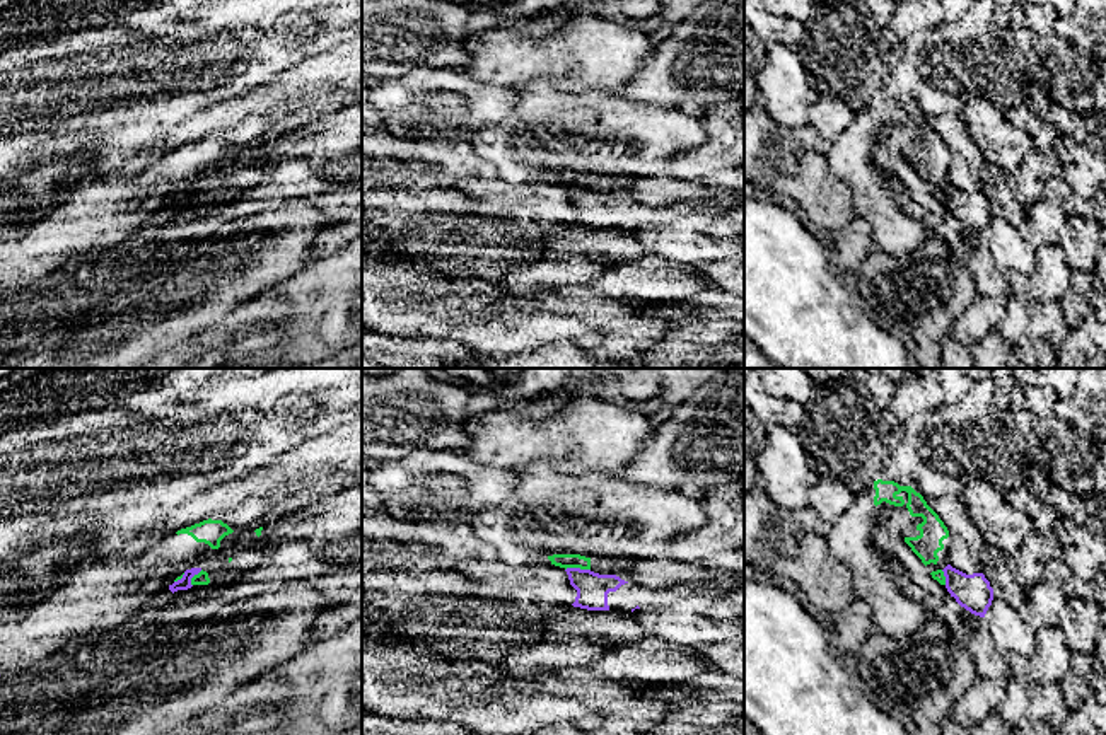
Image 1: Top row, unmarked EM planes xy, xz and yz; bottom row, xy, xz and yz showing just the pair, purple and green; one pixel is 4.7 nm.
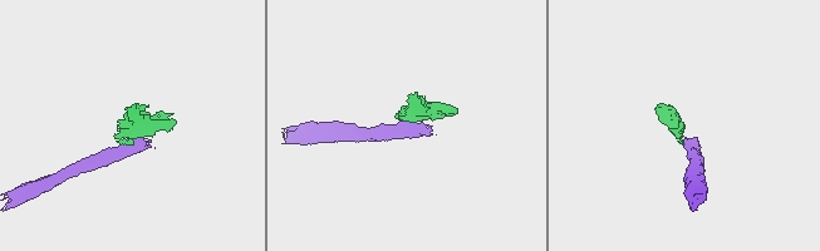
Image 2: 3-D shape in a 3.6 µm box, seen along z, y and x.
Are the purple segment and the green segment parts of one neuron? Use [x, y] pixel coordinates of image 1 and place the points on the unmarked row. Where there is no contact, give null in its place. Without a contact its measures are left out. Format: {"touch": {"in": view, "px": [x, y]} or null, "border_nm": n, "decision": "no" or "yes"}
{"touch": {"in": "xz", "px": [577, 186]}, "border_nm": 120, "decision": "no"}

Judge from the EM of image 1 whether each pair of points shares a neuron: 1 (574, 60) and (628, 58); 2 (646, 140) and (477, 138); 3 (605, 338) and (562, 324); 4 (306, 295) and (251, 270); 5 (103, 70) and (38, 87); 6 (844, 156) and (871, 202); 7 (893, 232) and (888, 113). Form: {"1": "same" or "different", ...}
{"1": "same", "2": "same", "3": "different", "4": "different", "5": "same", "6": "same", "7": "same"}

